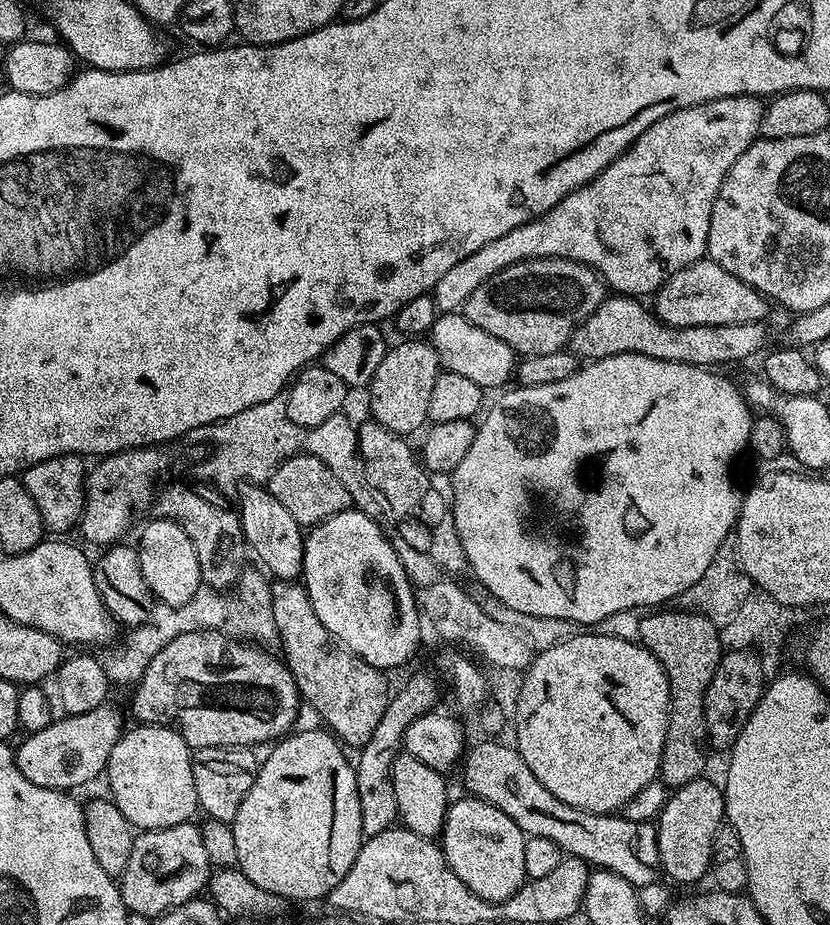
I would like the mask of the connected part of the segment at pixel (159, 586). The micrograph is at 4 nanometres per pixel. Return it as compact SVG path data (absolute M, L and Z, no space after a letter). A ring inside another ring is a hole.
M152 518L149 521L138 543L142 578L146 578L153 597L159 603L161 600L172 608L180 608L191 600L195 601L202 588L200 563L198 554L194 554L194 542L190 542L186 530L182 530L182 526L172 520Z

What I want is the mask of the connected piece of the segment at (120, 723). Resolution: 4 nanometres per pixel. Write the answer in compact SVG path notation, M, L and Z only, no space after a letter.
M105 702L100 708L90 710L86 714L70 716L61 715L37 732L28 732L15 749L16 765L34 786L46 786L61 790L76 790L88 784L96 775L103 773L108 767L110 750L119 742L125 731L124 716L111 703Z

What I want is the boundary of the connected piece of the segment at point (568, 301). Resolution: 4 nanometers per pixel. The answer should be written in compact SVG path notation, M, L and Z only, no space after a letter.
M538 257L518 261L482 282L463 306L464 315L478 330L502 338L521 357L554 354L569 347L574 330L606 299L601 275L580 261Z

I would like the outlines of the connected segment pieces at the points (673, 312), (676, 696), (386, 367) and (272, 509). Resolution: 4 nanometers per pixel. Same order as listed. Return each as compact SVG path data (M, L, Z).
M707 258L678 270L657 289L654 300L656 317L670 326L730 326L734 322L764 322L769 319L768 297Z
M656 610L651 614L641 615L639 643L649 648L654 658L658 658L668 679L672 703L668 710L666 746L662 746L659 779L663 780L669 789L675 790L686 786L686 782L701 779L705 775L704 767L708 764L710 745L704 699L710 686L710 678L714 678L714 670L722 655L721 629L701 612L664 611L668 610Z
M404 338L399 342L401 344L393 343L389 347L378 370L374 370L372 383L366 389L367 395L372 395L370 416L373 421L392 432L419 433L429 423L430 390L434 386L434 378L442 371L442 365L440 356L432 349L427 339Z
M247 482L241 483L240 488L236 492L236 500L238 511L240 514L240 525L244 531L245 545L265 564L263 567L277 580L295 580L303 573L304 570L304 537L305 533L302 531L302 526L298 522L294 522L294 517L287 512L287 510L280 505L278 498L274 498L274 494L268 492L264 484L249 484Z

